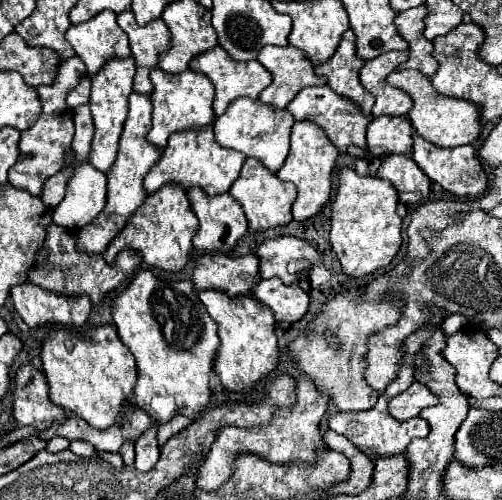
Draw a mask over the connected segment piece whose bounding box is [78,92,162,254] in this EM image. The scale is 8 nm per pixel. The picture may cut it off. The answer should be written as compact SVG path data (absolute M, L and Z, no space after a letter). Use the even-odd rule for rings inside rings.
M132 92L128 96L128 116L124 122L124 132L120 136L118 156L106 174L106 178L108 178L106 206L100 212L100 216L96 216L96 220L92 220L92 224L78 230L78 248L86 250L88 254L102 254L106 250L106 246L110 244L110 240L122 230L126 220L134 214L134 210L148 198L148 192L144 190L144 176L162 158L162 150L152 146L146 140L146 134L150 132L150 118L152 118L150 98L142 96L138 92Z

